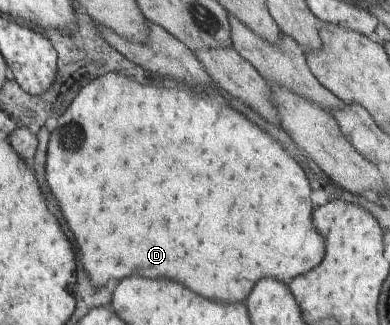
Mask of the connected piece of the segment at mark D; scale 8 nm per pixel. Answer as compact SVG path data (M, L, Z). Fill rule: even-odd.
M110 71L102 77L93 79L80 90L80 95L70 108L59 119L59 126L51 130L46 160L46 180L48 186L62 206L62 216L68 222L72 234L76 236L76 244L82 250L84 268L90 274L90 281L95 286L106 286L109 280L120 280L132 274L148 276L148 278L172 278L184 282L190 290L204 294L204 298L222 300L222 302L246 302L257 282L264 277L278 279L289 284L294 278L308 273L326 254L326 239L315 228L312 217L312 194L306 172L300 164L266 130L248 120L244 114L234 110L228 102L214 89L192 88L188 85L176 84L176 87L140 84L133 77ZM174 140L174 142L170 142ZM108 190L110 190L110 212L108 216Z

